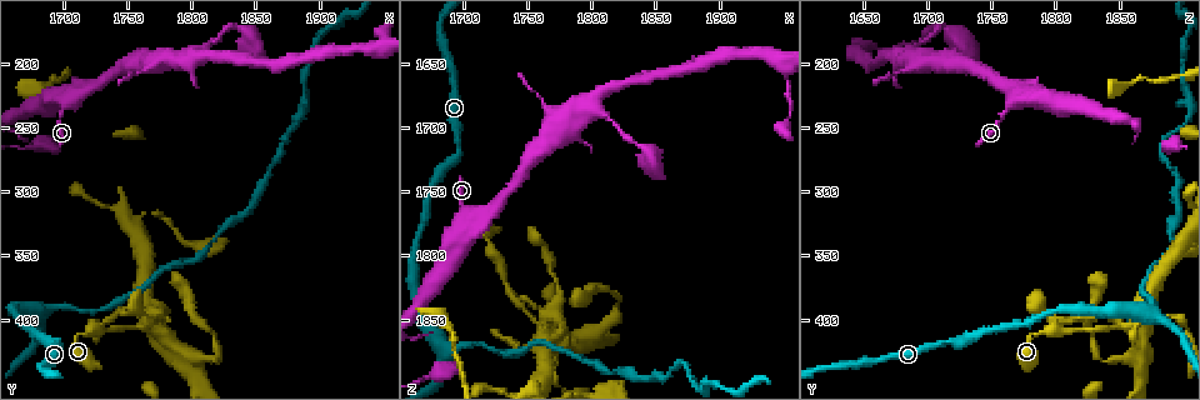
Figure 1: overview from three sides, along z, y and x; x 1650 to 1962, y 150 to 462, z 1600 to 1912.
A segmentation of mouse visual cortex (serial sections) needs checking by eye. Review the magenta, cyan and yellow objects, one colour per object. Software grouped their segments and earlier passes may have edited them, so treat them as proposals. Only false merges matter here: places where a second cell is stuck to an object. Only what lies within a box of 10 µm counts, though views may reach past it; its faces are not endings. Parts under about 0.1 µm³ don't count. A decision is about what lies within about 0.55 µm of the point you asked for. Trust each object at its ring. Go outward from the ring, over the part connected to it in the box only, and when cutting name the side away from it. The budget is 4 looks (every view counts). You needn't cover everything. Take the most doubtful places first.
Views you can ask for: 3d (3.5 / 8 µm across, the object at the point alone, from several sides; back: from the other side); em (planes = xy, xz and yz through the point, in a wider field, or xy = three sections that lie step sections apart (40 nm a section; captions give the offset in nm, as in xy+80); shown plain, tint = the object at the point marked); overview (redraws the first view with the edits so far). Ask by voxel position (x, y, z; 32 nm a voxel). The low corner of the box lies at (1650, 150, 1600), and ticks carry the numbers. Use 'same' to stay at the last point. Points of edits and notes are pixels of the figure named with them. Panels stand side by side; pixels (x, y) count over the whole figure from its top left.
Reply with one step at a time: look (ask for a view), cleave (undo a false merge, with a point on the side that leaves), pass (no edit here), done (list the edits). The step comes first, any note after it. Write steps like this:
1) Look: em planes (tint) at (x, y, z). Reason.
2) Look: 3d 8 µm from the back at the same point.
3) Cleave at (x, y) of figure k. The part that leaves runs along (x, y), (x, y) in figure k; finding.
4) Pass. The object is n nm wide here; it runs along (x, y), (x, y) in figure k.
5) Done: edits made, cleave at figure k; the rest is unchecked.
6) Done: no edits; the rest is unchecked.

Look: 3d 3.5 µm at (1764, 406, 1860). Four or more arms meet.

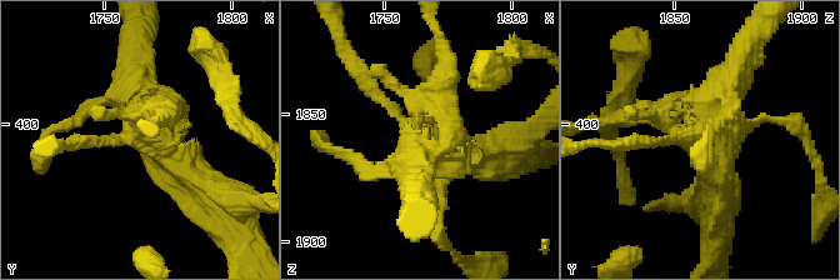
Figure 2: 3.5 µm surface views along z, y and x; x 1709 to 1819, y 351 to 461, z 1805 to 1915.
Look: em xy step 1 (tint) at (1765, 407, 1859).

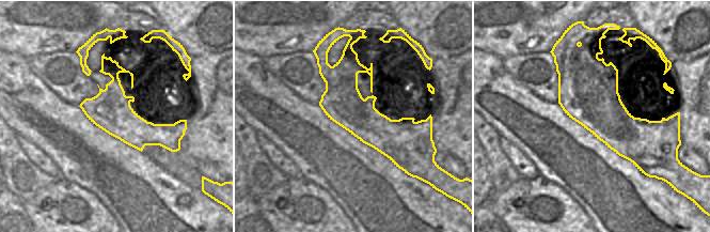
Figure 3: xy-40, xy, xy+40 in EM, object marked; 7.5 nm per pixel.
Pass. It runs along (319, 59), (380, 128), (424, 128) in figure 3; one cell here.

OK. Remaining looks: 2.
Look: 3d 3.5 µm at (1822, 432, 1834). Thick turns thin.

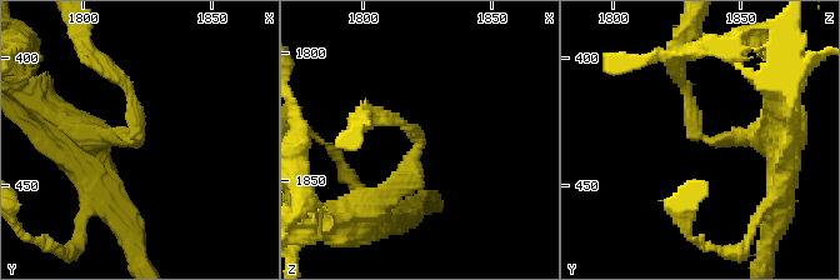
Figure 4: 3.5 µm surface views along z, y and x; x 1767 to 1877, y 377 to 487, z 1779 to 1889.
Look: em xy step 2 (tint) at (1821, 432, 1836).

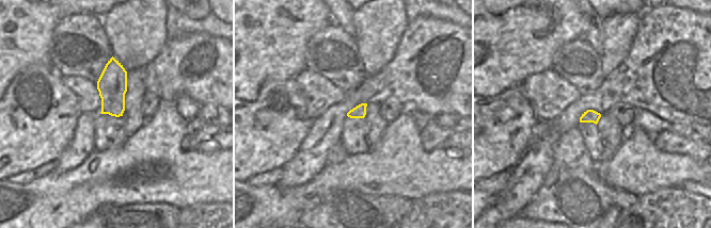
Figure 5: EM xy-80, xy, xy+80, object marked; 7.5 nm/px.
Pass. Continuous, no second cell.

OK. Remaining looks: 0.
Done: no edits; the rest is unchecked.

